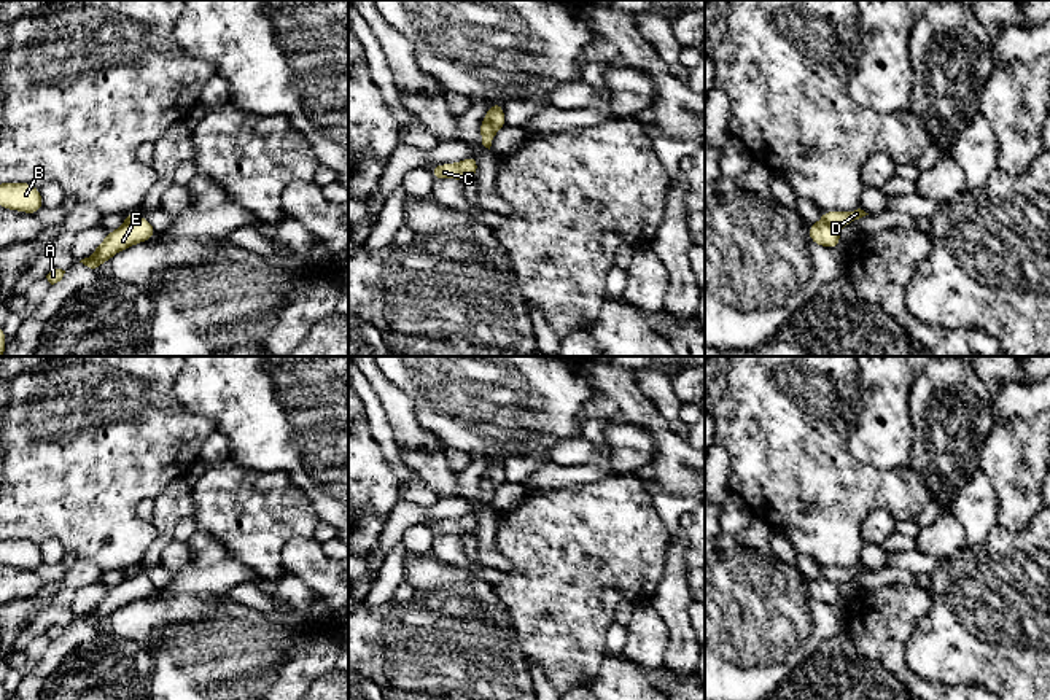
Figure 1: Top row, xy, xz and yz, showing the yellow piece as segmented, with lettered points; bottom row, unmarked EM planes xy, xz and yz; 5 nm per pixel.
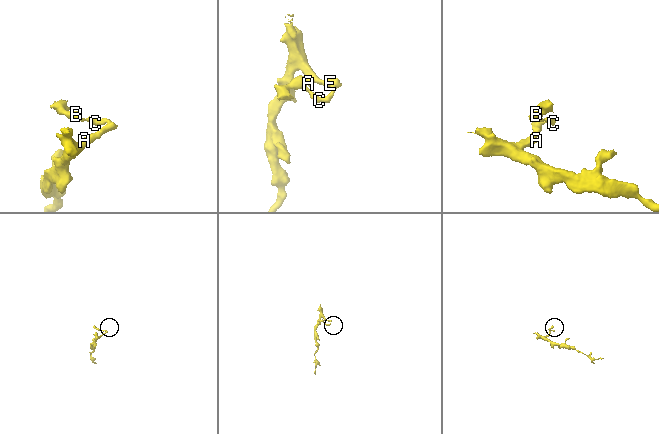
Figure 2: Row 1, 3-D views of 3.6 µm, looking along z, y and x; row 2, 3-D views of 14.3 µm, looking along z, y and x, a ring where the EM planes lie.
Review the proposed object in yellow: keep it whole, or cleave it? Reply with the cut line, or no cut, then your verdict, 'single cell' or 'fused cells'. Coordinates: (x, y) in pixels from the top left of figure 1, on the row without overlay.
cut yz (823, 576), (837, 584); fused cells

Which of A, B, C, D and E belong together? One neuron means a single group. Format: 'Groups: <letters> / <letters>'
Groups: A E / B C D

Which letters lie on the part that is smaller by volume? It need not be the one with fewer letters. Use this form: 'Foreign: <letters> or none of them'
Foreign: B, C, D

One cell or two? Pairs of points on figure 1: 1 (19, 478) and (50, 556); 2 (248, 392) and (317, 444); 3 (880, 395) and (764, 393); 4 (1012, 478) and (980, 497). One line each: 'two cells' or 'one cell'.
1: two cells
2: one cell
3: two cells
4: two cells

